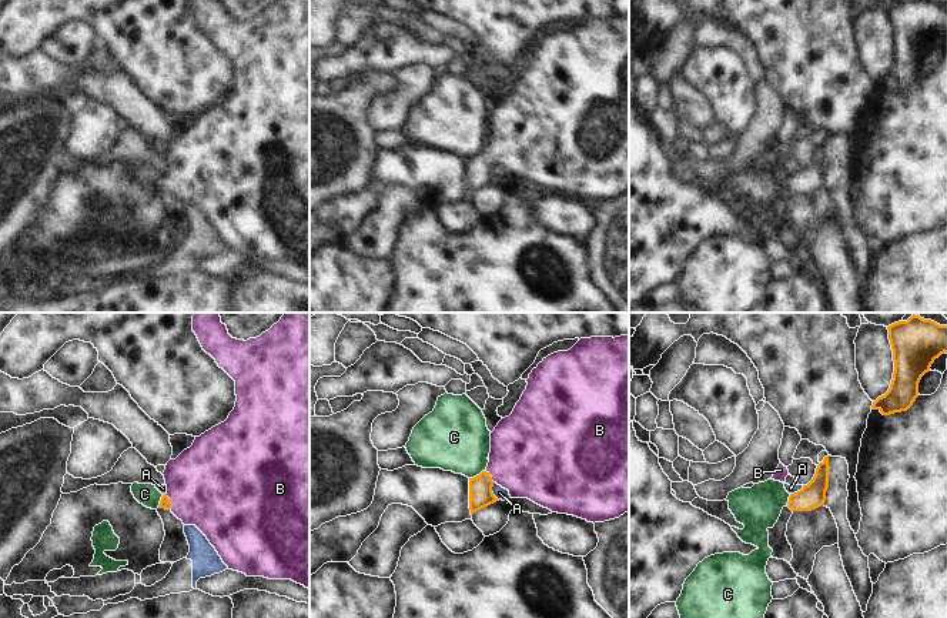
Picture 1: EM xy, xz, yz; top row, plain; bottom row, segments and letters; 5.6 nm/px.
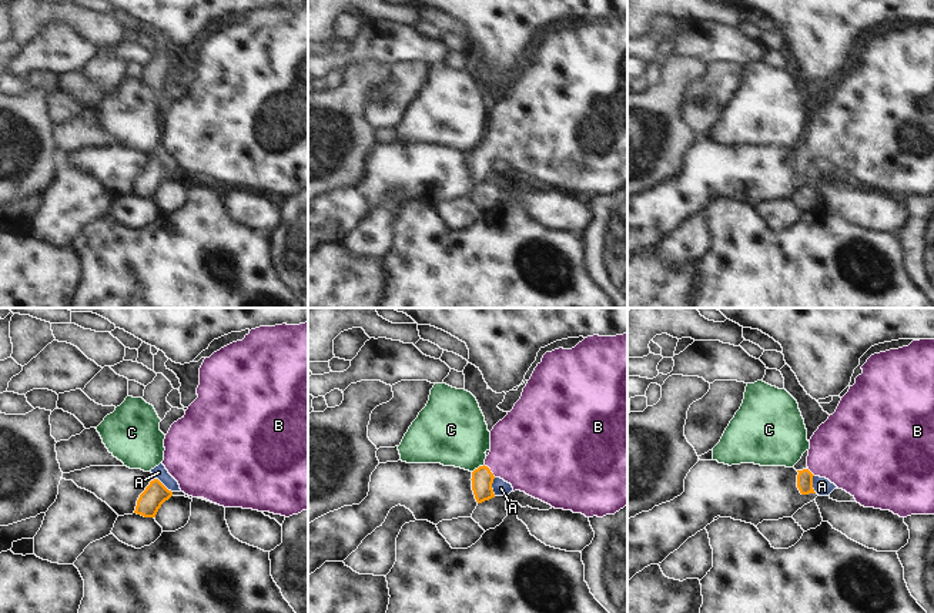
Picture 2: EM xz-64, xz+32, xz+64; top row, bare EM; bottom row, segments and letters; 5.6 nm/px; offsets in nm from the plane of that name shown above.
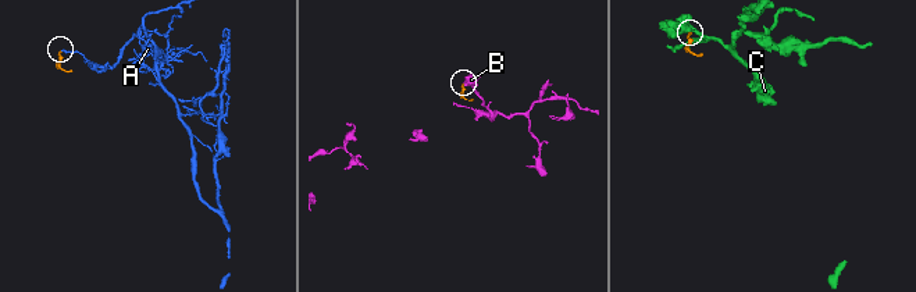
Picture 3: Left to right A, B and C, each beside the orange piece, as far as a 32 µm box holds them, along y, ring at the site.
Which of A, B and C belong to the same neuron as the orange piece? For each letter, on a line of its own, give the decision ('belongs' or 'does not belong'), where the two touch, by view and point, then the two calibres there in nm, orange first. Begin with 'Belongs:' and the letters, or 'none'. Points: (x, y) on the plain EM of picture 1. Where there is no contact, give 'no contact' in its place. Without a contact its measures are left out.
Belongs: B
A: does not belong; meets orange in xz at (491, 171); 140 nm thick on the orange side, 70 nm on the other
B: belongs; meets orange in xy at (170, 181); 60 nm thick on the orange side, 480 nm on the other
C: does not belong; meets orange in xz at (477, 156); 140 nm thick on the orange side, 380 nm on the other

